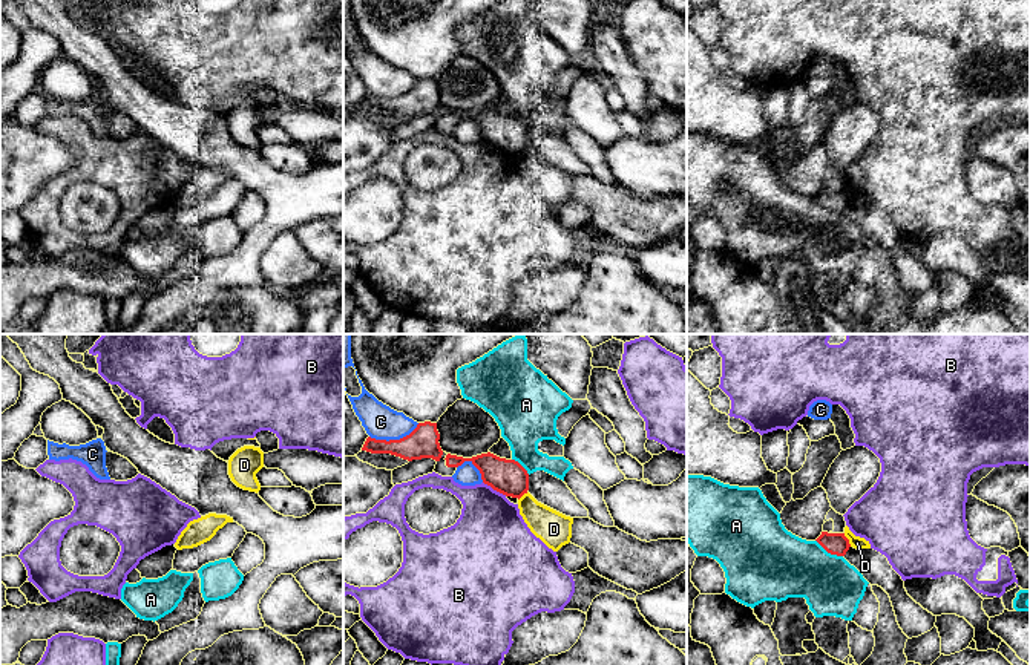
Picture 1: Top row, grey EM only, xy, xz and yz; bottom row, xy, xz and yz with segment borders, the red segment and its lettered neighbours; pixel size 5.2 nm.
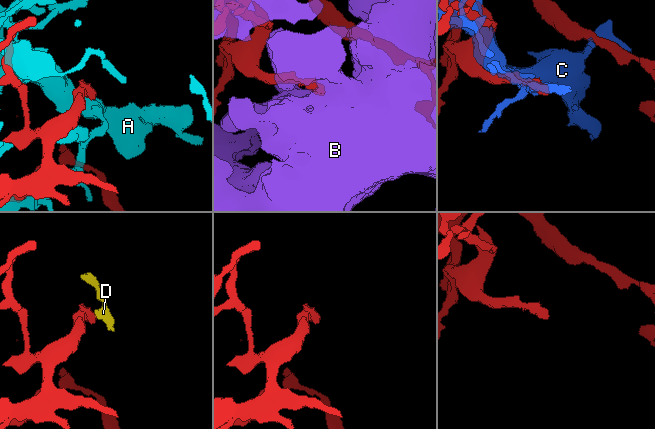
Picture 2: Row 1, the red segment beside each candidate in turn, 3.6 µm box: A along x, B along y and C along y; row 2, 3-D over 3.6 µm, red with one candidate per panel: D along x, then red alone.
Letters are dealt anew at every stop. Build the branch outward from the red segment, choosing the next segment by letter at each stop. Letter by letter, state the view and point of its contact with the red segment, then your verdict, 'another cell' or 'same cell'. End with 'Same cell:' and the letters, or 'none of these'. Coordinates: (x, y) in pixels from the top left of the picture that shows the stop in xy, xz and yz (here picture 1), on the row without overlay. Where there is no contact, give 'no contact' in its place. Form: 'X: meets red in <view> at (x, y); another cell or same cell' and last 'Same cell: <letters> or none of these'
A: meets red in yz at (829, 209); another cell
B: meets red in xz at (495, 146); another cell
C: meets red in xz at (394, 97); another cell
D: meets red in yz at (848, 196); another cell
Same cell: none of these

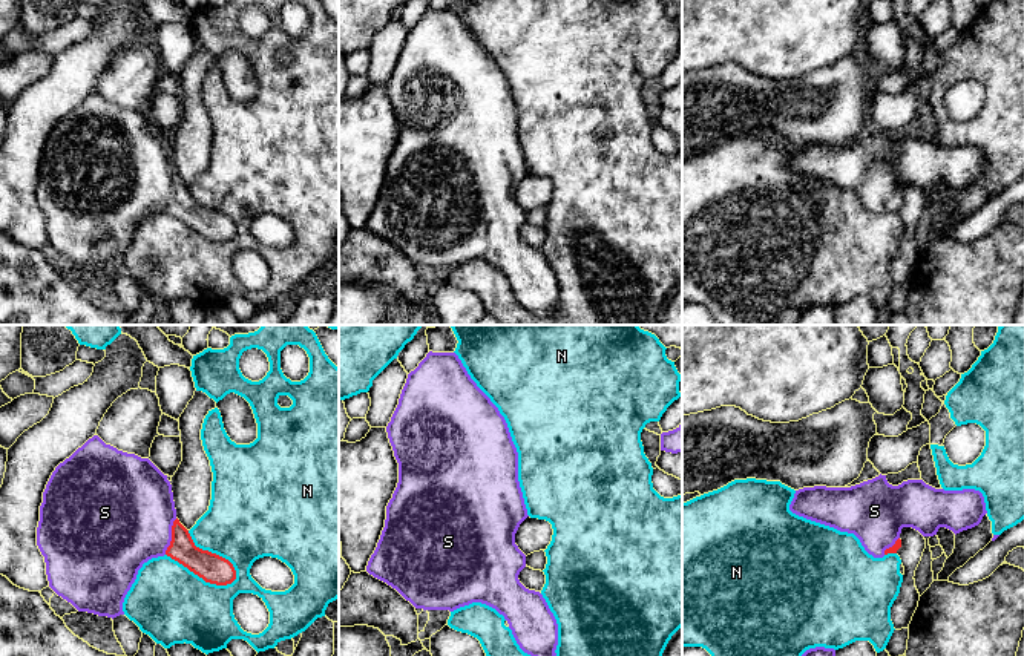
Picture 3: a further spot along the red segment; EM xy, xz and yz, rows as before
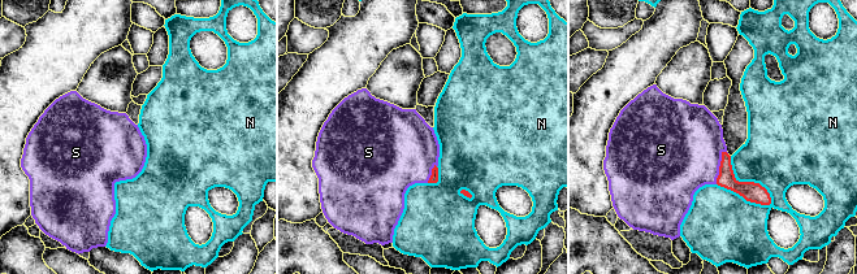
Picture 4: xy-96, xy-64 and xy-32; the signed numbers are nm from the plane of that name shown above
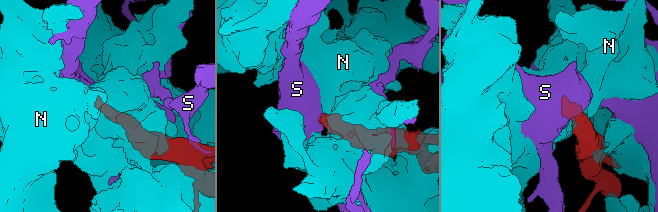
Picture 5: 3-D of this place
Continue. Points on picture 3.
N: meets red in xy at (201, 233); another cell
S: meets red in xy at (172, 193); same cell
Same cell: S

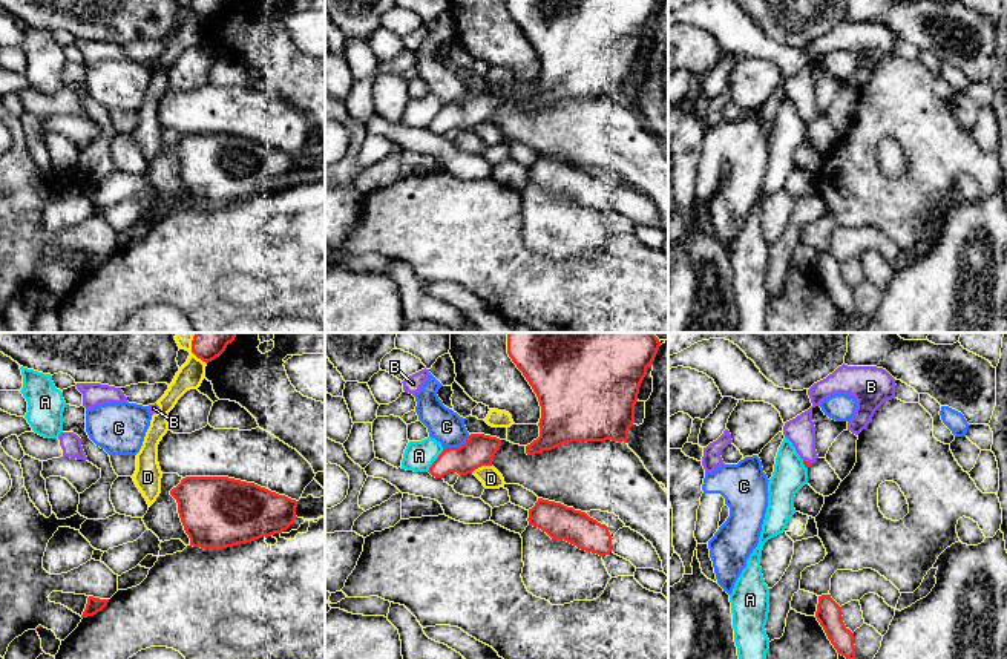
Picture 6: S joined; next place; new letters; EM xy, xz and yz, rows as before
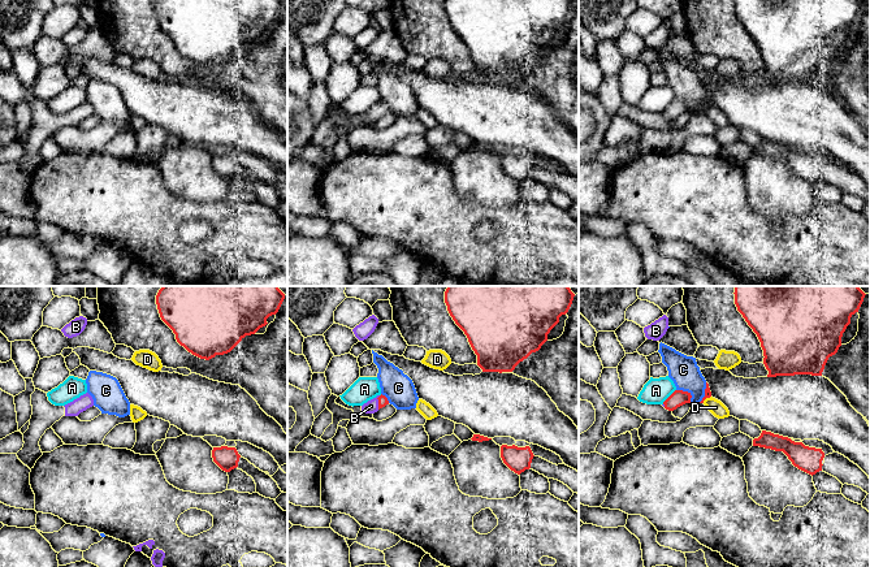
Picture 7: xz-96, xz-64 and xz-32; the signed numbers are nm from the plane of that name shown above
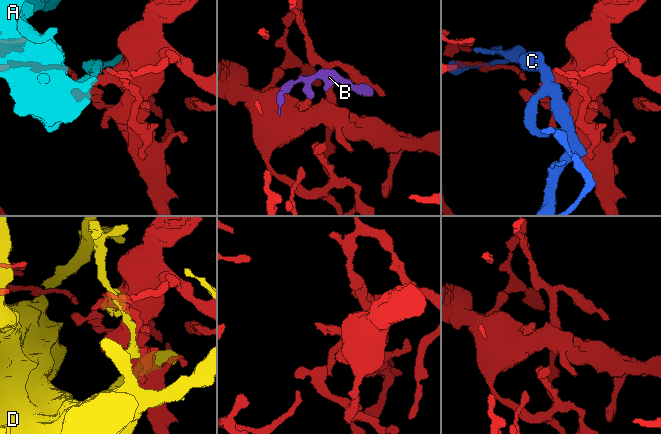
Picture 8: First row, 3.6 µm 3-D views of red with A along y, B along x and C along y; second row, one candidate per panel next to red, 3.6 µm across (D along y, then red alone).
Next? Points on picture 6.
A: meets red in xz at (436, 117); another cell
B: meets red in yz at (808, 118); same cell
C: meets red in xz at (457, 104); another cell
D: meets red in xz at (480, 123); another cell
Same cell: B

